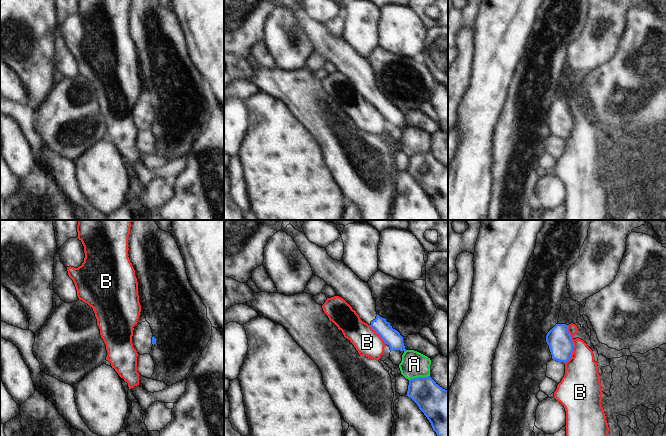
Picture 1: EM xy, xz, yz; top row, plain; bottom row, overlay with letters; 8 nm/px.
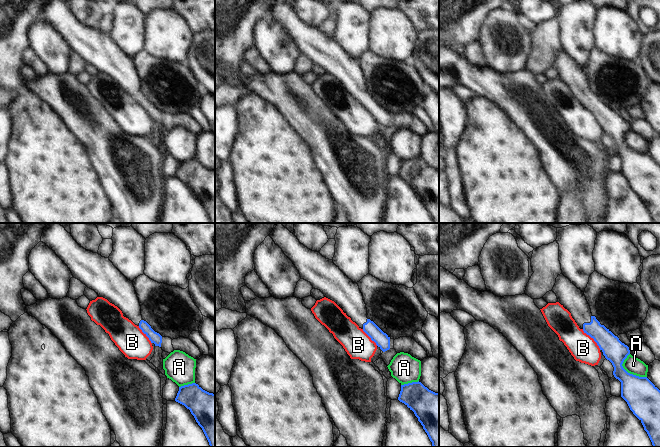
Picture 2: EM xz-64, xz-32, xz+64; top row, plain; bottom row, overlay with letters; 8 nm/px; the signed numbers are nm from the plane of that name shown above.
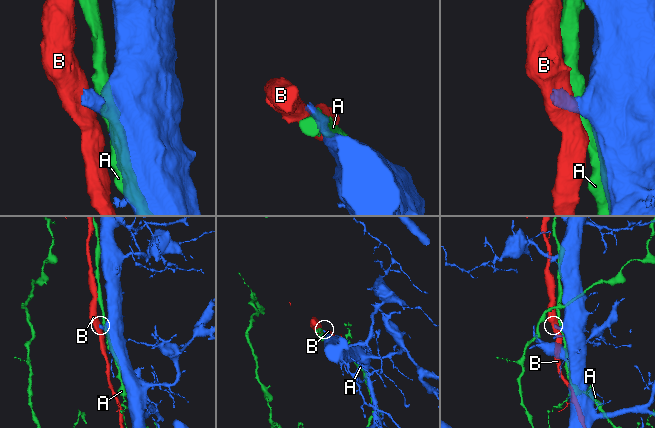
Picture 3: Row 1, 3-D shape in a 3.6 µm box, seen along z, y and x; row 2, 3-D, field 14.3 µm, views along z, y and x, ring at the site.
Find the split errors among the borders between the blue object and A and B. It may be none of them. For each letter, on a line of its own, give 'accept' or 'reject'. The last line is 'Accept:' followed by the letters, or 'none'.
A: reject
B: reject
Accept: none

